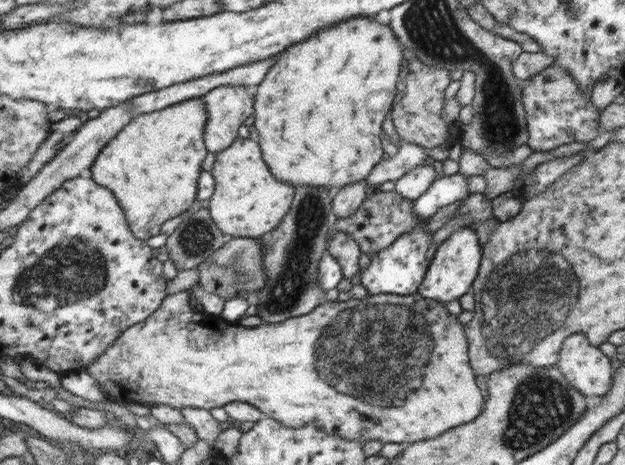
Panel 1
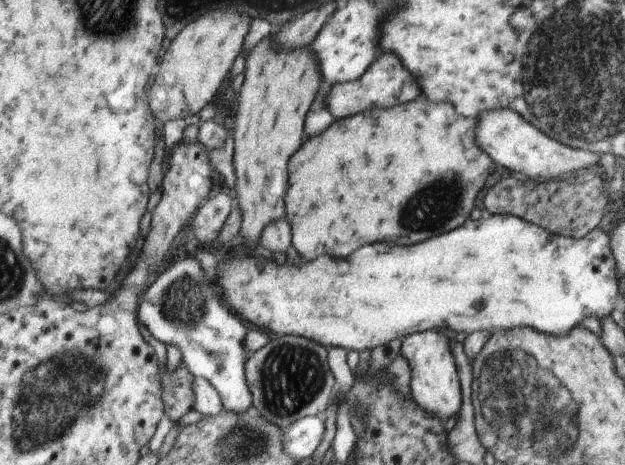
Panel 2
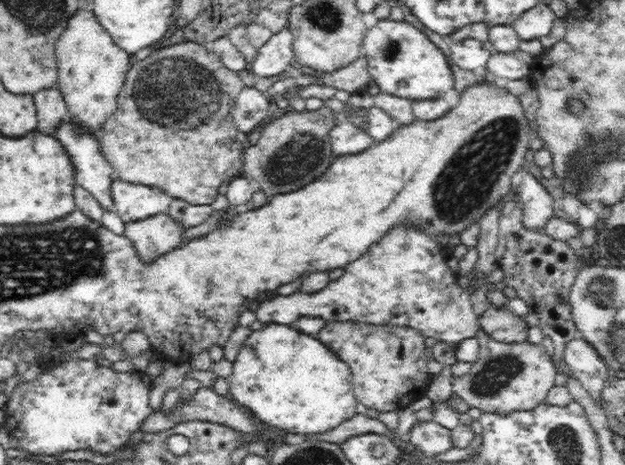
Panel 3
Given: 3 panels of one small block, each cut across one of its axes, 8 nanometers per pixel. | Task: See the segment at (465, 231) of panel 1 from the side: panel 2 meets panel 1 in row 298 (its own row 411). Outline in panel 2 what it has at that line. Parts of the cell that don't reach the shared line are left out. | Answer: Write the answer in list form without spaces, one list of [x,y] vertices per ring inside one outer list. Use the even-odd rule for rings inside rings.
[[[424,331],[407,336],[401,342],[399,354],[406,357],[412,366],[412,392],[411,396],[417,405],[436,415],[441,421],[446,422],[452,414],[459,416],[462,392],[454,356],[450,352],[446,334],[441,331]]]

